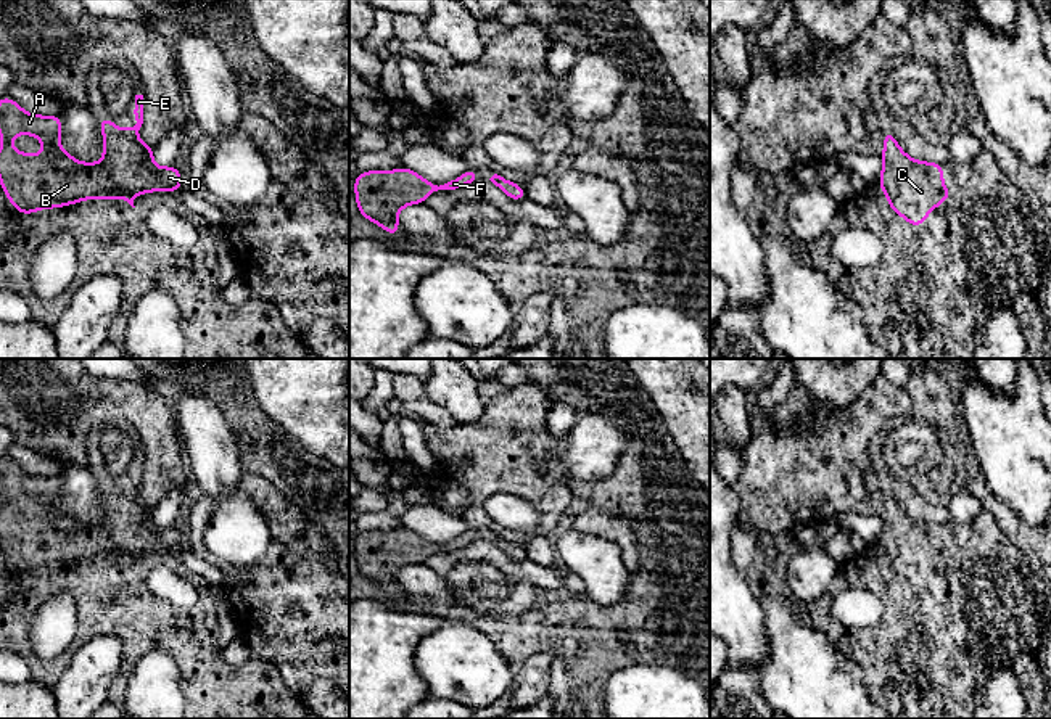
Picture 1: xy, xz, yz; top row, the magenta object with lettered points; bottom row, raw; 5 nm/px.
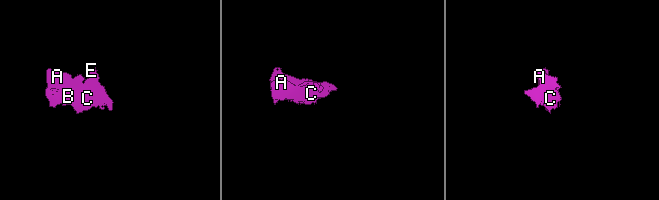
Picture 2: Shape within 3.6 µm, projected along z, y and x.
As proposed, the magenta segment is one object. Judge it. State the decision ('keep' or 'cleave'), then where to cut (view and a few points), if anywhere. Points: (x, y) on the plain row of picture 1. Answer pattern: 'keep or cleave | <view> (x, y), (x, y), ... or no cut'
keep | no cut

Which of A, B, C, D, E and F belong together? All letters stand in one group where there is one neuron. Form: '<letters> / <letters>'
A B C D E F

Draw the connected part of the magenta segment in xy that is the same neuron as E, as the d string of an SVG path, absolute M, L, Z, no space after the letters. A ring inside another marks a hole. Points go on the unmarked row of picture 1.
M135 455L135 481L132 489L121 491L108 476L98 483L103 495L103 521L79 523L68 515L60 503L61 475L39 476L26 473L10 457L0 458L0 547L18 574L34 574L42 568L56 569L77 565L82 560L116 560L126 558L134 566L134 558L148 552L177 552L183 545L177 526L158 528L153 523L155 507L138 500L143 484L143 455ZM18 495L34 495L43 505L42 515L16 512L8 502Z

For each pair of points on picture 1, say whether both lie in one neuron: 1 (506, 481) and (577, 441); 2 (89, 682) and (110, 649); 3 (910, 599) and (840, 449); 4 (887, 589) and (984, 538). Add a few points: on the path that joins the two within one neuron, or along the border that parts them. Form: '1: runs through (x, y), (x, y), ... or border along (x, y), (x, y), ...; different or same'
1: border along (564, 438), (543, 478), (567, 486); different
2: runs through (89, 674), (102, 657); same
3: border along (876, 478), (882, 491), (881, 515); different
4: runs through (911, 576), (945, 576), (960, 562); same

